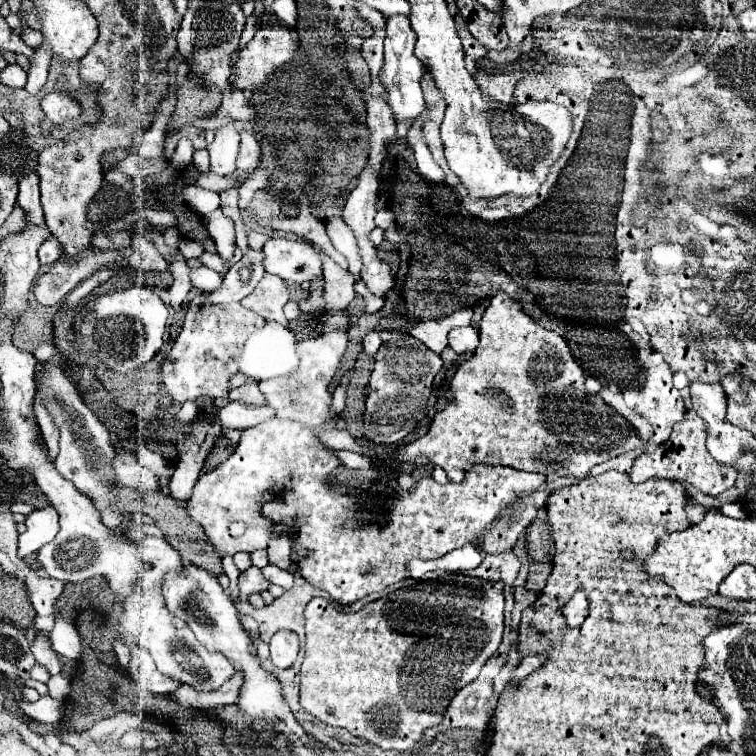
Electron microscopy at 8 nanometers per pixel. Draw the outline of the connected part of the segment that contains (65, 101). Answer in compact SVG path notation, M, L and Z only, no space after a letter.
M51 91L41 99L41 109L45 117L53 123L53 127L59 127L71 119L77 119L81 115L81 107L73 103L65 93Z

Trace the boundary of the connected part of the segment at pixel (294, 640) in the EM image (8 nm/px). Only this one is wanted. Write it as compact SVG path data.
M279 631L271 637L271 663L279 669L289 669L299 653L299 637L293 631Z

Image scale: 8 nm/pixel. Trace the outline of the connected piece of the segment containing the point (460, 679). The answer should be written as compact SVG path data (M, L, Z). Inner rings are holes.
M459 577L455 583L443 583L439 579L437 581L417 581L415 585L397 589L377 601L367 603L363 609L359 609L355 613L341 613L331 603L327 603L327 599L315 597L315 599L311 599L311 603L305 609L307 639L305 639L305 659L301 665L301 707L305 711L309 711L311 715L315 715L319 721L333 725L333 727L343 727L353 737L359 737L369 745L375 745L381 749L393 749L393 751L409 751L421 741L423 733L429 727L443 723L445 709L451 703L453 695L457 695L457 691L461 691L461 687L465 687L467 683L477 679L481 667L501 645L503 629L505 629L503 607L505 607L503 583L483 581L483 579L475 579L475 577Z

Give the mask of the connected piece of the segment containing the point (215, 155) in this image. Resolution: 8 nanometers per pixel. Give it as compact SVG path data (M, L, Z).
M233 123L219 127L215 131L215 141L207 147L211 153L211 163L207 173L231 175L235 171L235 159L239 151L239 133Z

